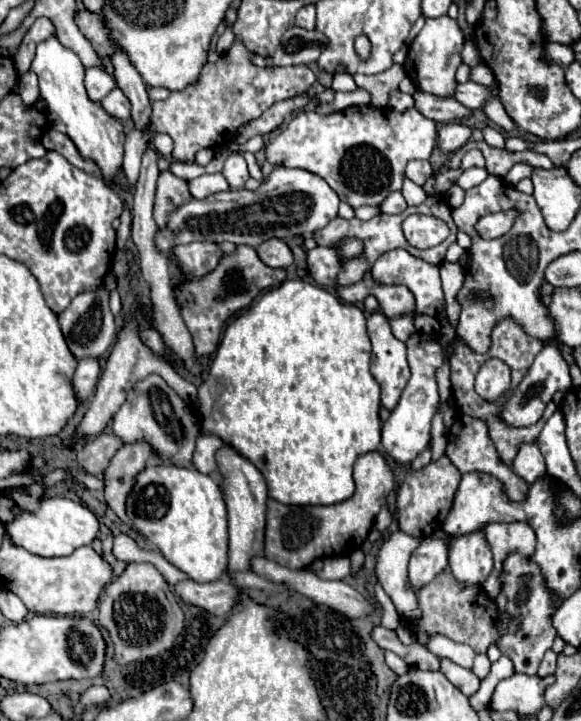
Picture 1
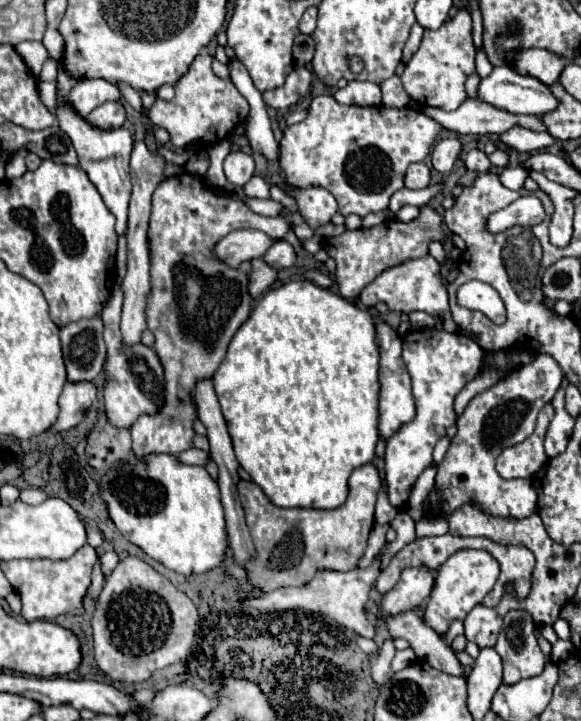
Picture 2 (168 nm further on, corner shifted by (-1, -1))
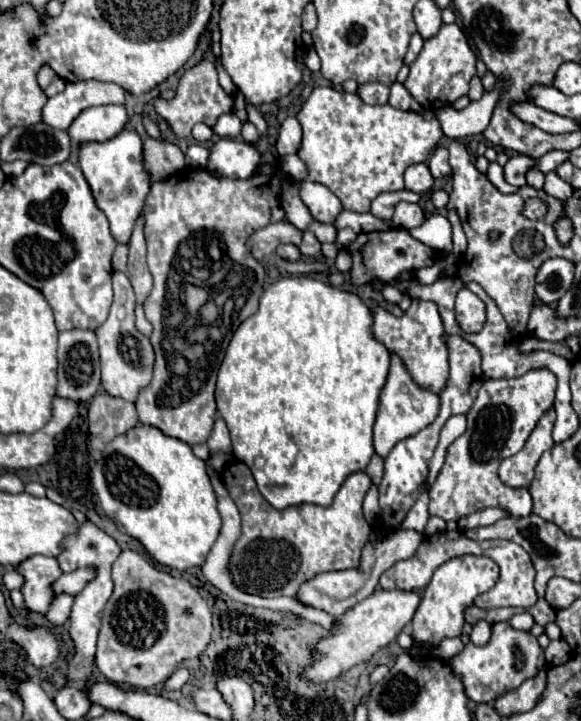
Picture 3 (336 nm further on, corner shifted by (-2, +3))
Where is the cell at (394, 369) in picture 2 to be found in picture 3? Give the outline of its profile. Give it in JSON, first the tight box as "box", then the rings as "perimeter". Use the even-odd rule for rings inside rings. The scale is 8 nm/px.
{"box":[374,356,440,458],"perimeter":[[[392,356],[390,362],[390,374],[386,380],[386,386],[380,394],[380,408],[374,422],[374,450],[380,458],[386,458],[390,450],[404,438],[414,436],[422,428],[430,426],[440,410],[440,398],[432,392],[424,392],[424,388],[416,388],[412,380],[408,380],[408,372],[404,372],[404,364]]]}

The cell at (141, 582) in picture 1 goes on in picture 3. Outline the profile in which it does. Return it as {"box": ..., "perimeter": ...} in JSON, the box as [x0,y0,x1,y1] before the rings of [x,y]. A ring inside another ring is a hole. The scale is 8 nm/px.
{"box":[96,550,212,690],"perimeter":[[[122,550],[112,564],[112,582],[114,592],[104,608],[96,652],[96,666],[108,682],[146,690],[168,680],[182,660],[206,650],[212,614],[188,580],[156,570],[134,550]]]}

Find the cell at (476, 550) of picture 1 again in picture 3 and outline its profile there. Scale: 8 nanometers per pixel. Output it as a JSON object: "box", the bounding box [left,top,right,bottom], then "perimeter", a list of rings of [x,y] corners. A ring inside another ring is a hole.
{"box":[412,556,496,646],"perimeter":[[[460,556],[442,564],[422,592],[420,606],[412,620],[412,638],[424,646],[438,646],[444,638],[460,636],[464,626],[464,610],[480,592],[492,588],[496,580],[496,564],[492,564],[492,560],[488,560],[486,556]]]}

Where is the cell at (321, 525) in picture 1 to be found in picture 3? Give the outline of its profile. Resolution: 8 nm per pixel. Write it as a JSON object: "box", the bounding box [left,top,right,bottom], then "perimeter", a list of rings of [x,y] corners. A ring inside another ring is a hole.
{"box":[220,460,372,598],"perimeter":[[[240,460],[226,464],[220,478],[242,516],[242,534],[228,562],[234,586],[242,592],[264,598],[296,596],[300,584],[322,572],[358,568],[360,552],[368,544],[370,534],[370,524],[362,514],[362,500],[372,482],[364,472],[354,472],[344,480],[332,506],[300,504],[286,510],[276,510],[262,498],[250,468]]]}

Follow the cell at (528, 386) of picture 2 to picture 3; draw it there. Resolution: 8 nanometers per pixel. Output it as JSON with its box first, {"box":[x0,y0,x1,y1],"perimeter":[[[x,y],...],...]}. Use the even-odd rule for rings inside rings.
{"box":[430,368,556,520],"perimeter":[[[544,368],[532,370],[520,378],[486,380],[468,412],[468,430],[448,446],[444,466],[430,488],[430,516],[460,520],[492,506],[506,506],[510,516],[528,516],[532,512],[530,492],[526,488],[508,488],[502,484],[498,466],[500,460],[522,450],[540,416],[552,408],[554,392],[556,376]]]}

